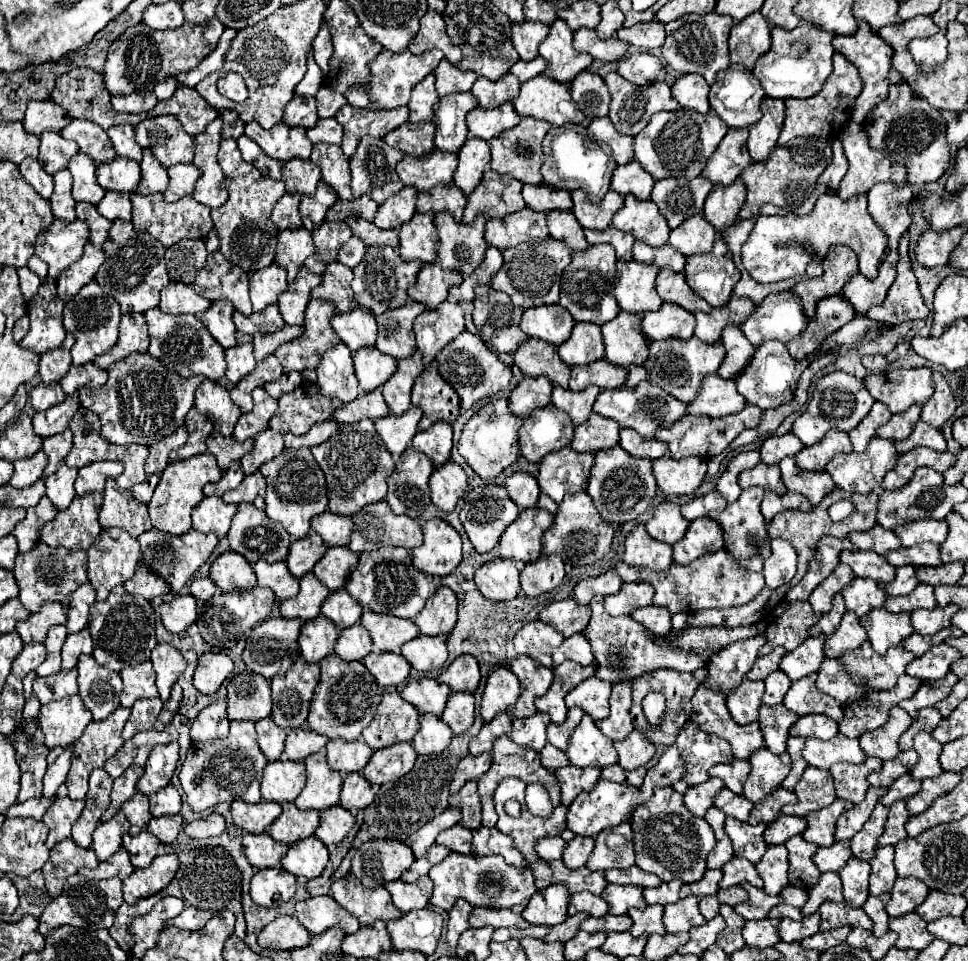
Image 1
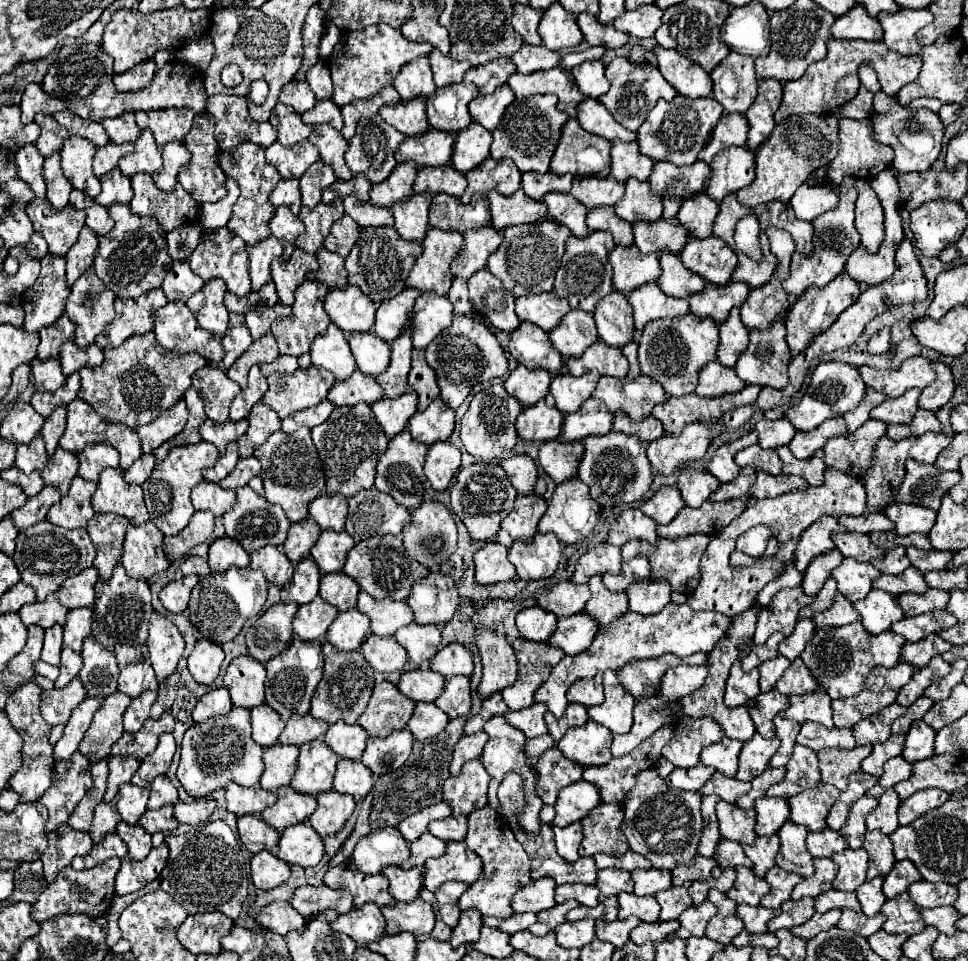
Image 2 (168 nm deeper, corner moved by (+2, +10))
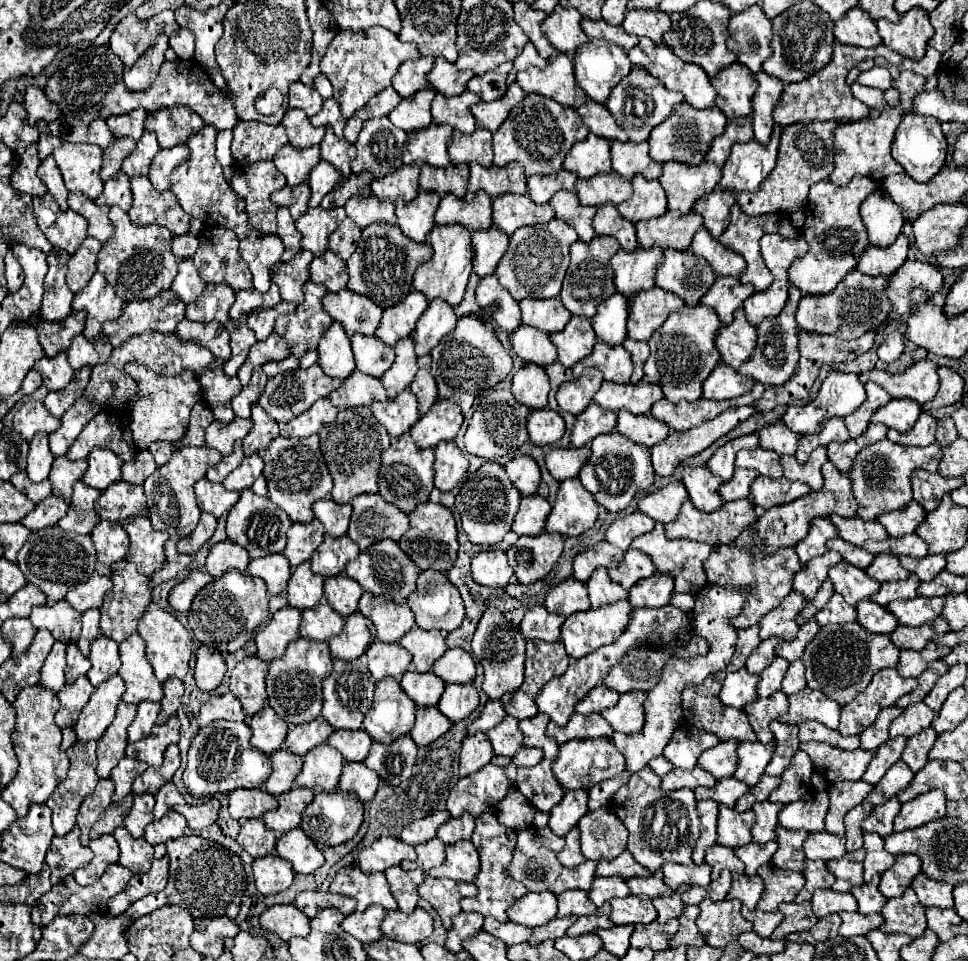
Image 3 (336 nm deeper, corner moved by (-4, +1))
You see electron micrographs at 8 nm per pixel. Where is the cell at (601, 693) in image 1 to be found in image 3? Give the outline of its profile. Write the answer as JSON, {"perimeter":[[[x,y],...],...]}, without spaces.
{"perimeter":[[[597,685],[587,697],[583,697],[583,699],[577,703],[575,711],[577,711],[577,713],[583,713],[583,715],[601,713],[603,709],[613,707],[613,705],[617,703],[617,699],[619,699],[619,693],[617,693],[617,691],[611,691],[611,689],[605,687],[605,685]]]}

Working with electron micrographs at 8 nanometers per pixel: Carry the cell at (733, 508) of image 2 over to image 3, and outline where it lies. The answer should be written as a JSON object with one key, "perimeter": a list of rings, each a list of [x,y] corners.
{"perimeter":[[[739,499],[735,503],[725,503],[723,507],[719,507],[713,513],[703,513],[703,511],[695,509],[691,501],[685,501],[681,505],[679,517],[673,523],[665,525],[665,535],[669,539],[691,539],[691,541],[703,541],[703,543],[709,543],[711,547],[717,547],[717,545],[723,545],[723,543],[731,543],[731,539],[735,539],[755,519],[757,519],[755,503],[749,501],[749,499]]]}

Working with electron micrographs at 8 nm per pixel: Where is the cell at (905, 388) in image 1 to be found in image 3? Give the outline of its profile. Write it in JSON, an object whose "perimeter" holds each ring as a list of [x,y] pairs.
{"perimeter":[[[917,361],[901,375],[873,369],[869,371],[869,379],[879,383],[883,389],[887,389],[893,399],[907,397],[907,399],[915,399],[919,405],[931,401],[939,391],[937,365],[933,361]]]}

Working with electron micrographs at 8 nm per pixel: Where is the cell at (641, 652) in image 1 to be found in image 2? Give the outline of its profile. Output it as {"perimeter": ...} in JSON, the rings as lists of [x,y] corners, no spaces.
{"perimeter":[[[595,574],[589,580],[589,590],[591,590],[591,598],[585,604],[585,612],[593,618],[597,618],[599,628],[603,630],[613,618],[621,616],[623,610],[627,610],[627,598],[625,592],[611,592],[605,588],[603,580],[599,574]]]}

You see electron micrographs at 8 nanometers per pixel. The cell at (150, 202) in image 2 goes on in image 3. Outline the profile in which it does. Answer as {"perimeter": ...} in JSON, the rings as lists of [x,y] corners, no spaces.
{"perimeter":[[[133,177],[131,179],[131,191],[133,191],[133,207],[129,211],[129,217],[135,225],[163,225],[173,235],[183,235],[189,231],[191,215],[179,207],[179,201],[171,191],[155,191],[151,181],[147,177]]]}

